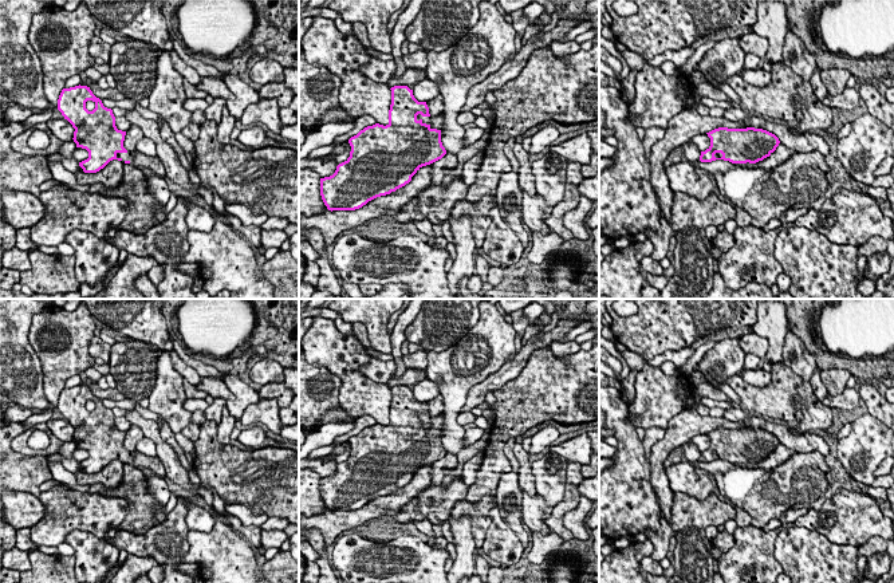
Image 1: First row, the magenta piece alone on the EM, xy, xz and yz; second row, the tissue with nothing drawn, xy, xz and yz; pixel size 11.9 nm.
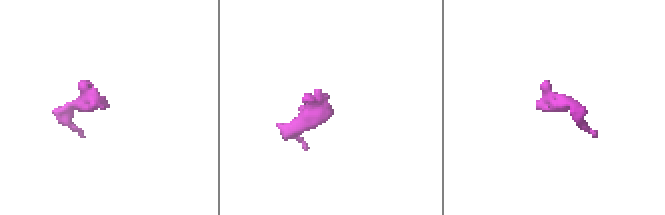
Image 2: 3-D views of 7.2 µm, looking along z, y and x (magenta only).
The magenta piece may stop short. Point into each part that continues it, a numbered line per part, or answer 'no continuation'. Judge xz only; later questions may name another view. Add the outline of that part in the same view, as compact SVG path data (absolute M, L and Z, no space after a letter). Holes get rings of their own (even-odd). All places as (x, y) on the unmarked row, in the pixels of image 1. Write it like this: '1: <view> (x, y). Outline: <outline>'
1: xz (436, 422). Outline: M421 414L417 415L417 421L422 421L422 424L426 424L430 426L430 429L437 429L441 430L442 426L442 415L437 415L437 417L422 417Z

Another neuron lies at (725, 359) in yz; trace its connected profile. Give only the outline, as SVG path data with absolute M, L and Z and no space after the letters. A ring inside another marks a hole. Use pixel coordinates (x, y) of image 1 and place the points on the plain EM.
M726 338L714 344L713 348L708 350L697 365L706 382L714 389L720 389L722 383L740 373L744 367L745 354L741 350L737 338Z

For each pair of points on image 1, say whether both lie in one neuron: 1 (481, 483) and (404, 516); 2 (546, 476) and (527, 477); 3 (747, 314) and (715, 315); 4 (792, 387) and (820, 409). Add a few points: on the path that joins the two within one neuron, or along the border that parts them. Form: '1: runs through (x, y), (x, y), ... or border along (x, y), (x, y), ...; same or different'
1: border along (468, 487), (464, 497); different
2: border along (530, 465), (536, 492); different
3: runs through (739, 314), (723, 314); same
4: runs through (799, 394), (814, 409); same

